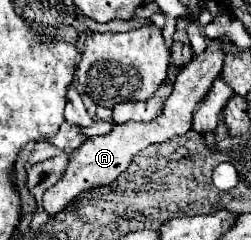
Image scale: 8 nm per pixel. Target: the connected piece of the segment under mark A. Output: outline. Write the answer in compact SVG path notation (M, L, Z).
M209 40L207 50L203 54L195 56L189 64L185 64L179 70L179 74L175 78L177 82L173 84L173 94L165 100L165 108L163 108L163 114L159 118L155 118L151 122L117 124L117 126L113 126L113 130L109 134L95 136L95 138L83 142L77 150L73 150L69 166L65 170L65 176L43 194L43 208L51 216L55 216L69 202L73 202L79 194L83 194L83 192L87 192L91 188L97 188L97 186L111 184L129 166L133 156L139 154L149 144L161 144L165 140L171 140L175 136L181 136L181 134L189 132L191 130L193 108L209 92L213 80L221 74L221 66L223 66L225 54L219 50L219 44L221 44L219 40Z

